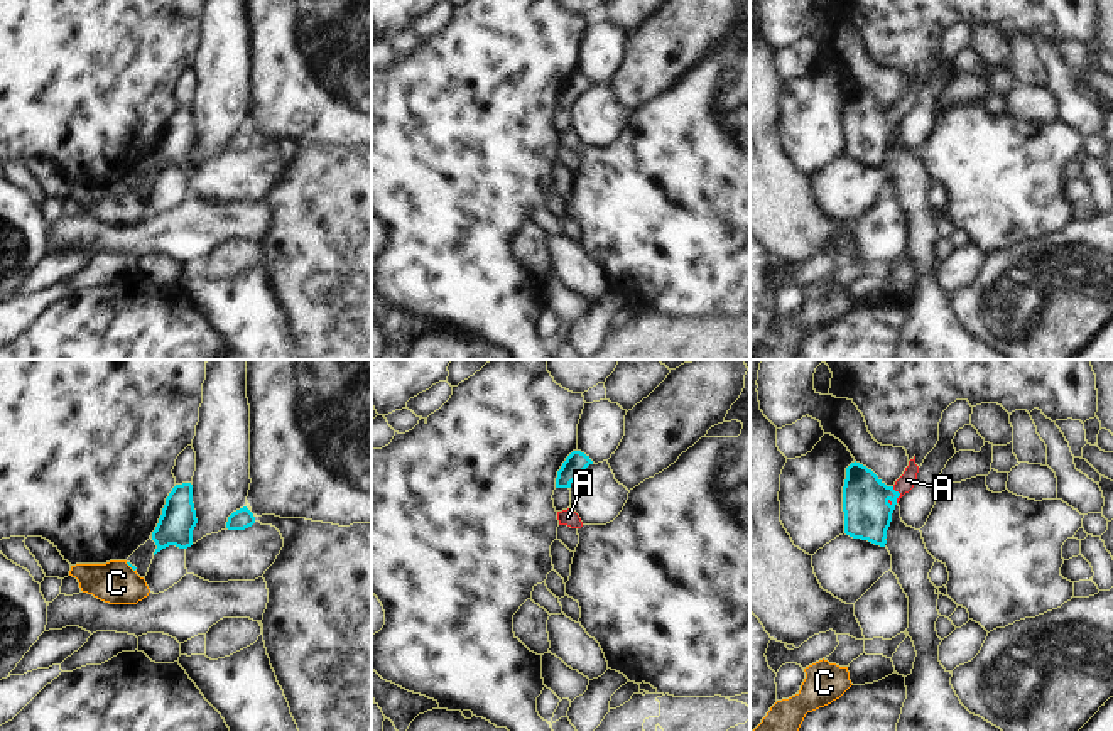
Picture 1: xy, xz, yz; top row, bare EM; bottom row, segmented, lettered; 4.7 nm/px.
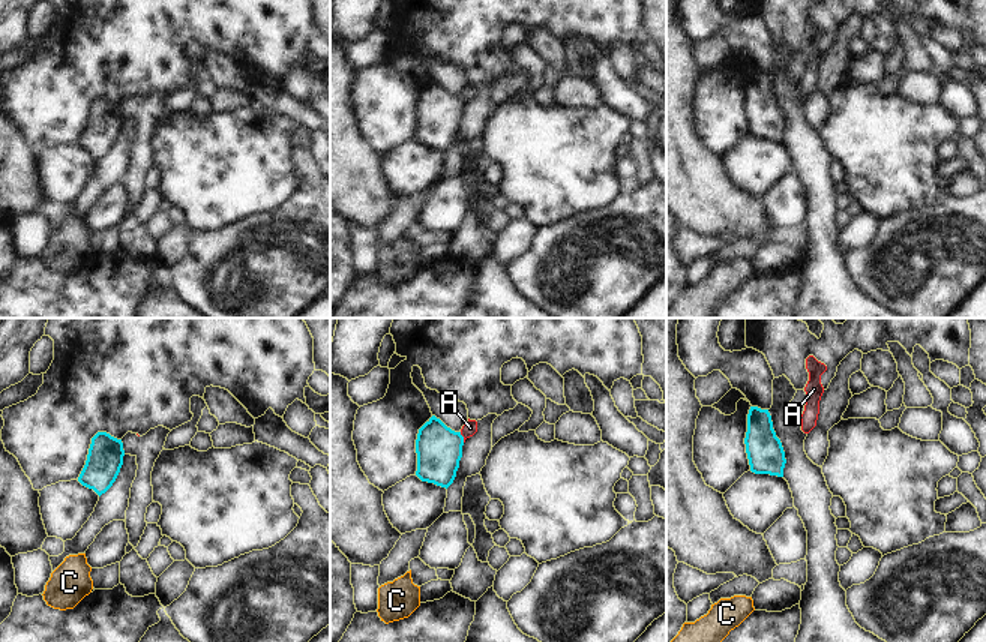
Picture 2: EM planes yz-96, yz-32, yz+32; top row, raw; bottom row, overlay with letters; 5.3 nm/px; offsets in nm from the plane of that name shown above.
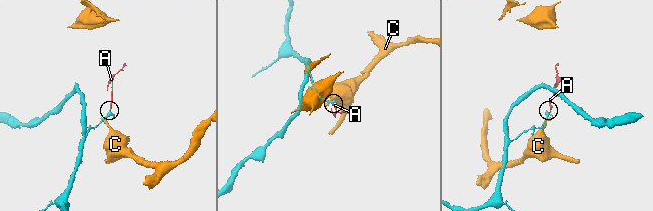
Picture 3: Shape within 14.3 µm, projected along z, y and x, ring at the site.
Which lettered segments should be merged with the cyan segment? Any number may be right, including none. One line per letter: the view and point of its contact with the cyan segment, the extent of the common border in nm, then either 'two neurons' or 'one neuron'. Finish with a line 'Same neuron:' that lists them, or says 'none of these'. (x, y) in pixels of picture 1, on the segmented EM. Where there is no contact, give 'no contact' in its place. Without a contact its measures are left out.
A: meets cyan in yz at (899, 495); contact 80 nm long; one neuron
C: meets cyan in xy at (130, 566); contact 60 nm long; two neurons
Same neuron: A

